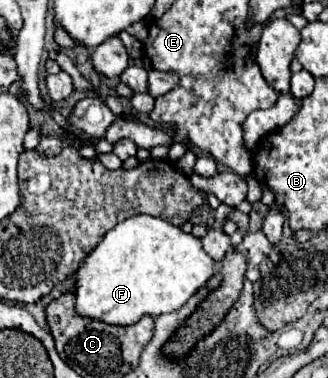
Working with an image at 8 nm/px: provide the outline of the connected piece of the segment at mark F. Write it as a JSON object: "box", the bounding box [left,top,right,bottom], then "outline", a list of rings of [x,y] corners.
{"box":[76,215,214,325],"outline":[[[134,215],[118,223],[102,243],[90,251],[80,269],[76,271],[76,311],[84,317],[92,317],[112,325],[132,325],[142,315],[158,317],[180,309],[206,281],[214,275],[214,259],[202,249],[202,241],[192,233],[184,233],[180,227],[152,215]]]}

